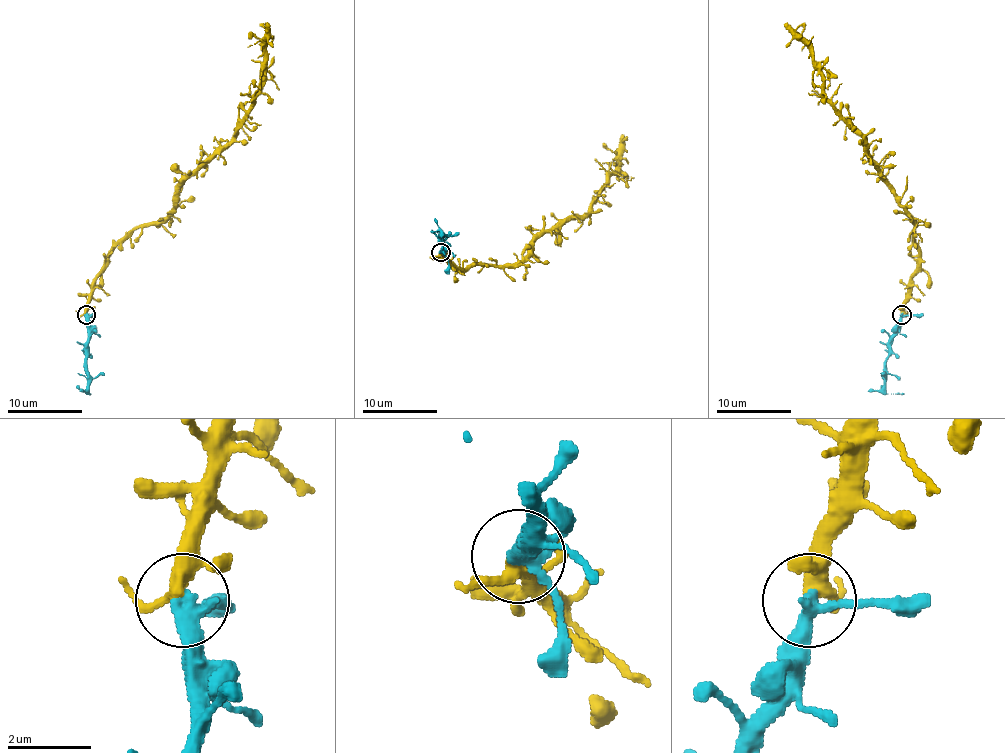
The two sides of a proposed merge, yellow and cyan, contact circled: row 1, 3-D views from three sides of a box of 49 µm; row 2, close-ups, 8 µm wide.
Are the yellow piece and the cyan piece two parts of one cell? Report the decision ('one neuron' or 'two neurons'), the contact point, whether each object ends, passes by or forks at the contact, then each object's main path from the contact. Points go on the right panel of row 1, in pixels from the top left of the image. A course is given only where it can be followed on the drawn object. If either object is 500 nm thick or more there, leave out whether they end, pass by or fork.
one neuron; place (901, 314); yellow forks; cyan passes by; course yellow (901, 313), (916, 270), (914, 220), (871, 160), (867, 143), (824, 95), (811, 50), (787, 22); course cyan (901, 315), (899, 332), (893, 337), (892, 354), (886, 361), (886, 391), (905, 393)

